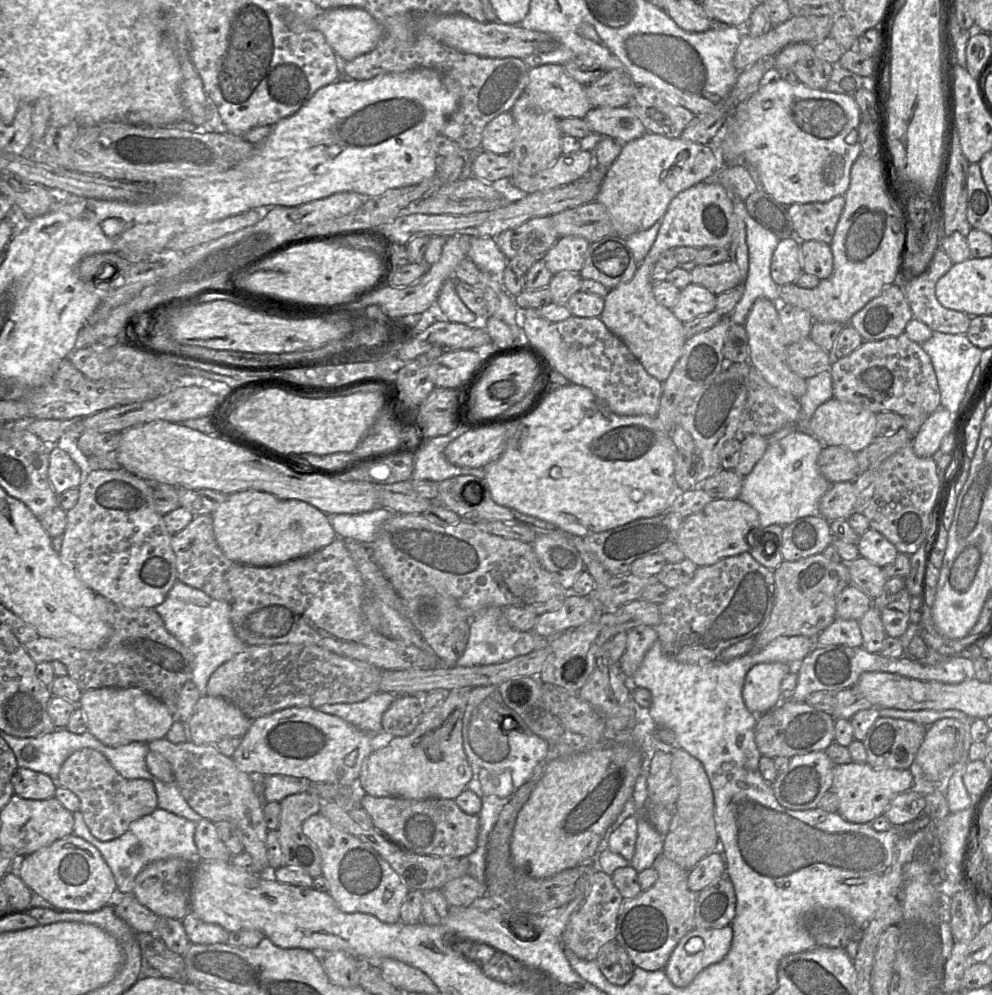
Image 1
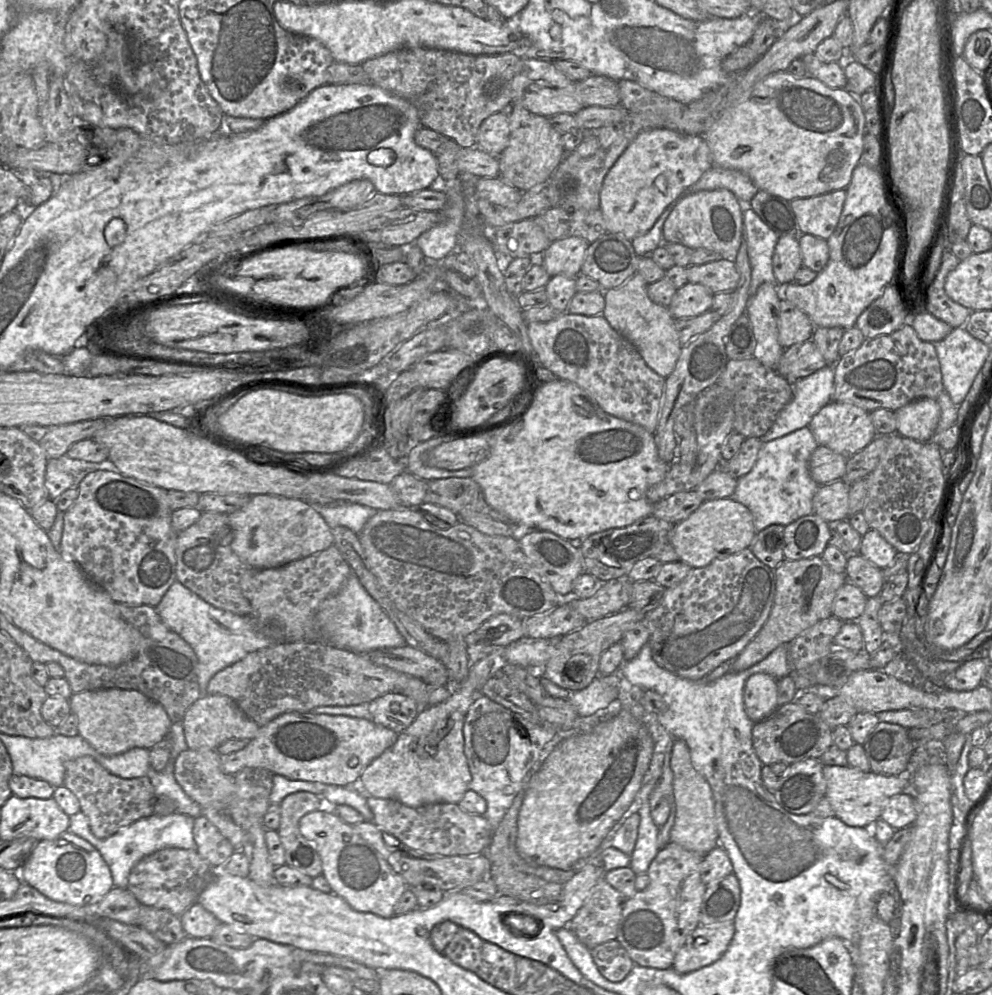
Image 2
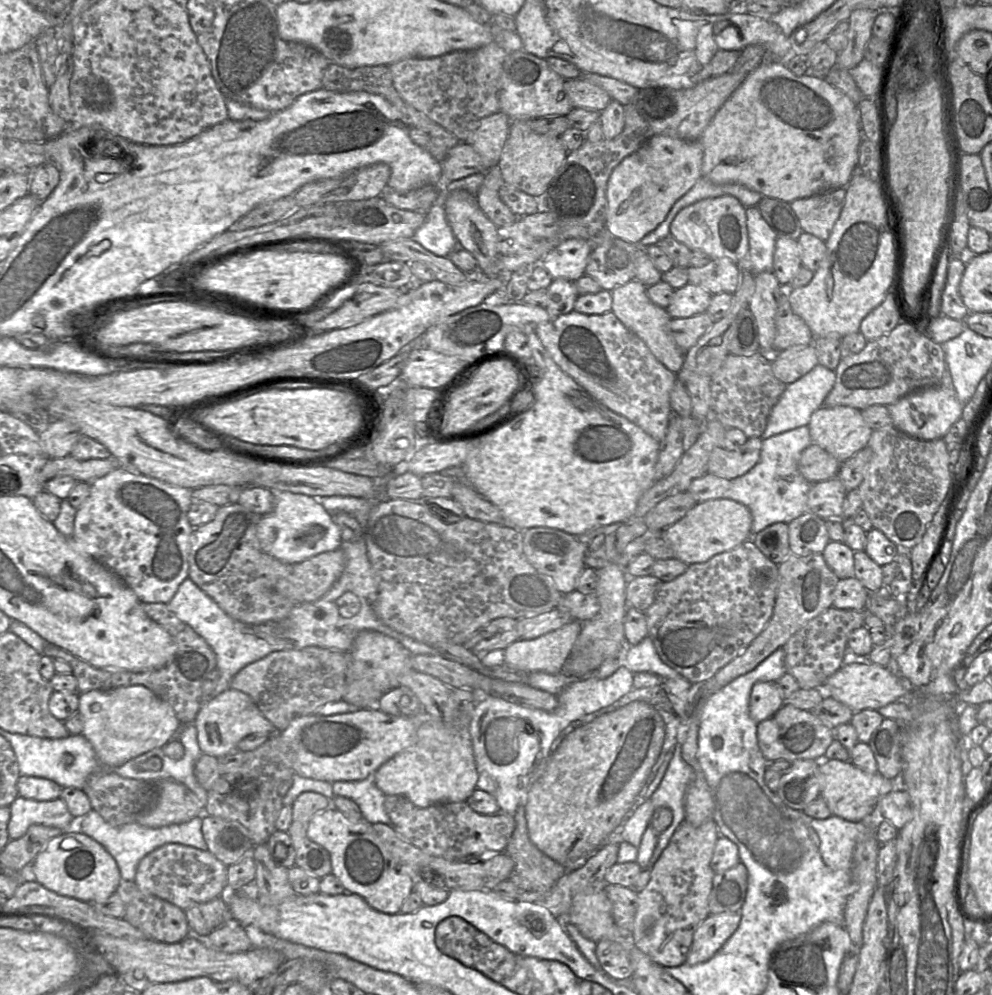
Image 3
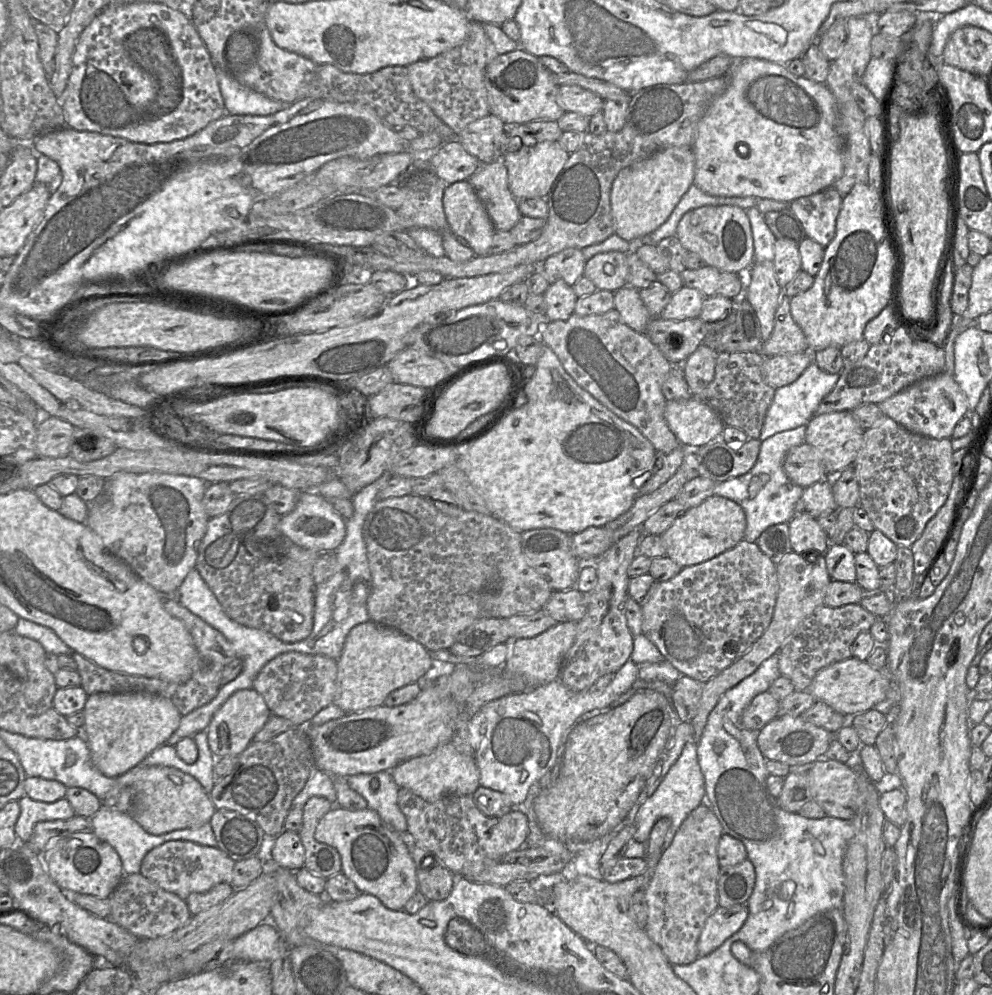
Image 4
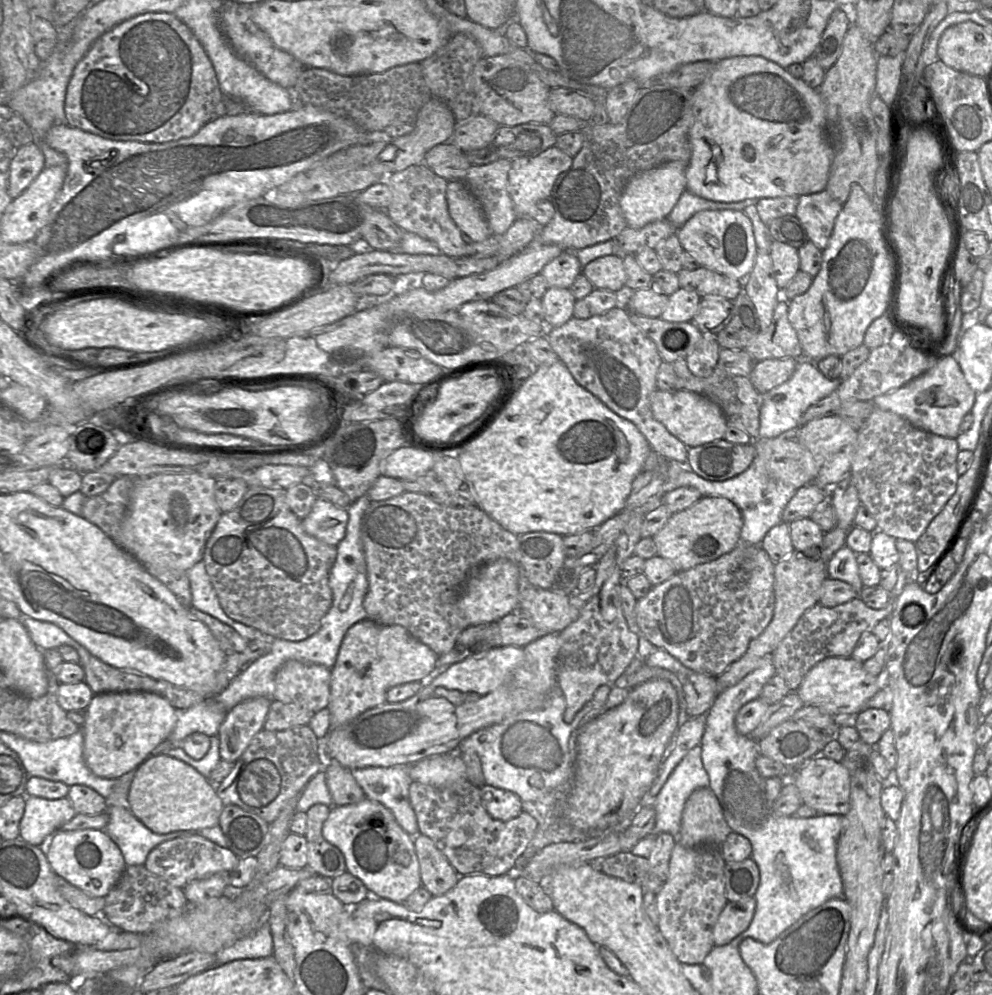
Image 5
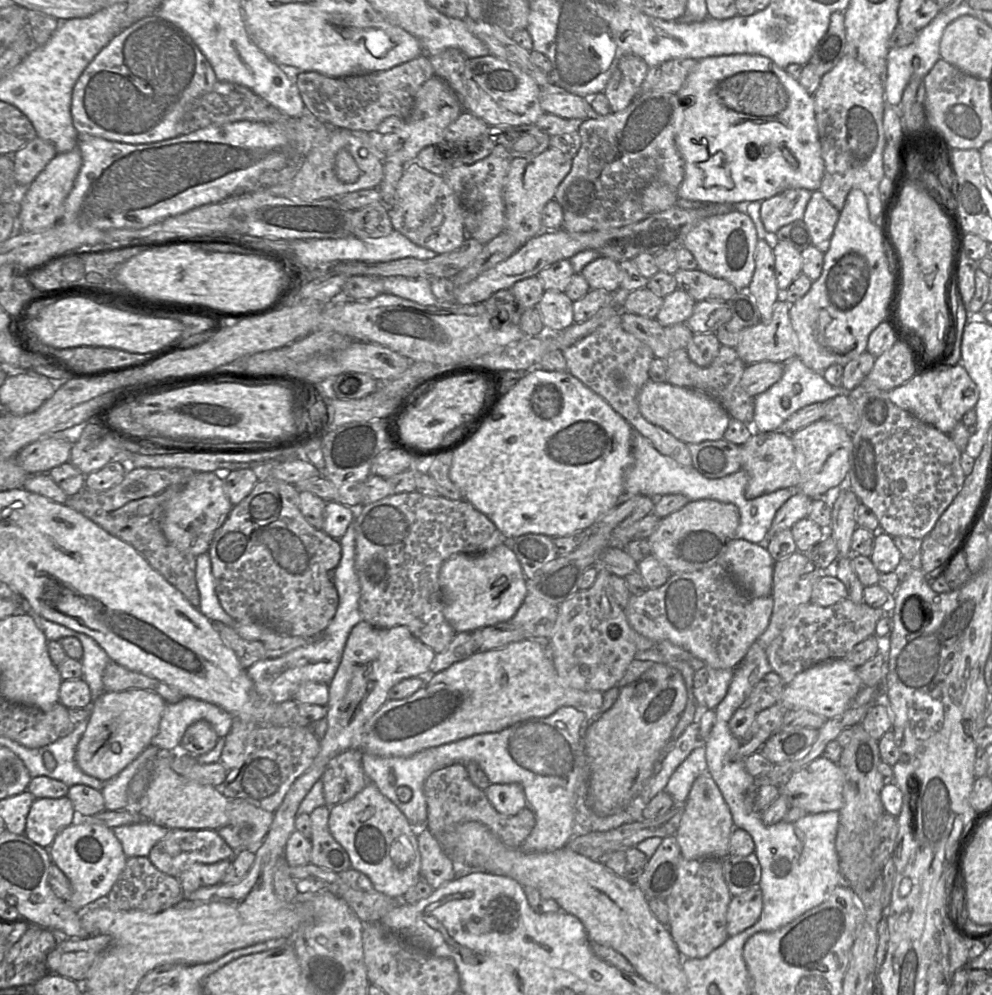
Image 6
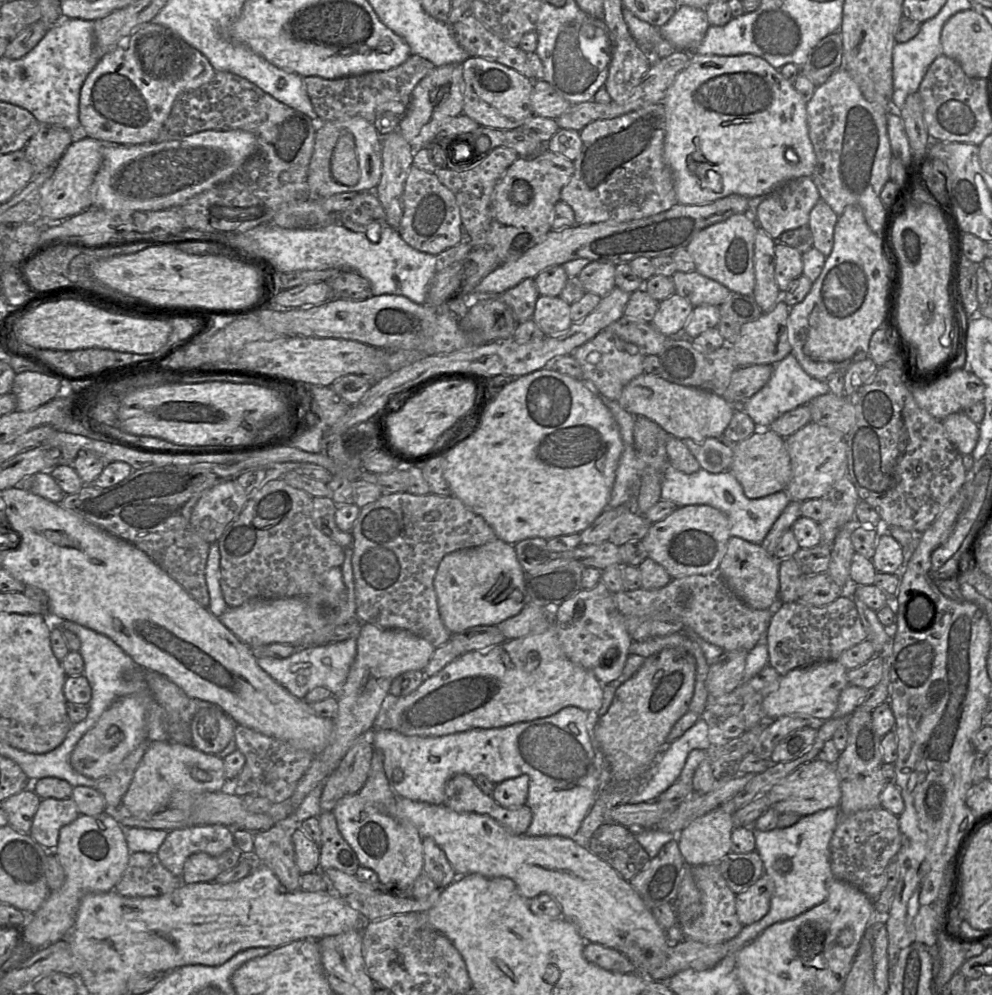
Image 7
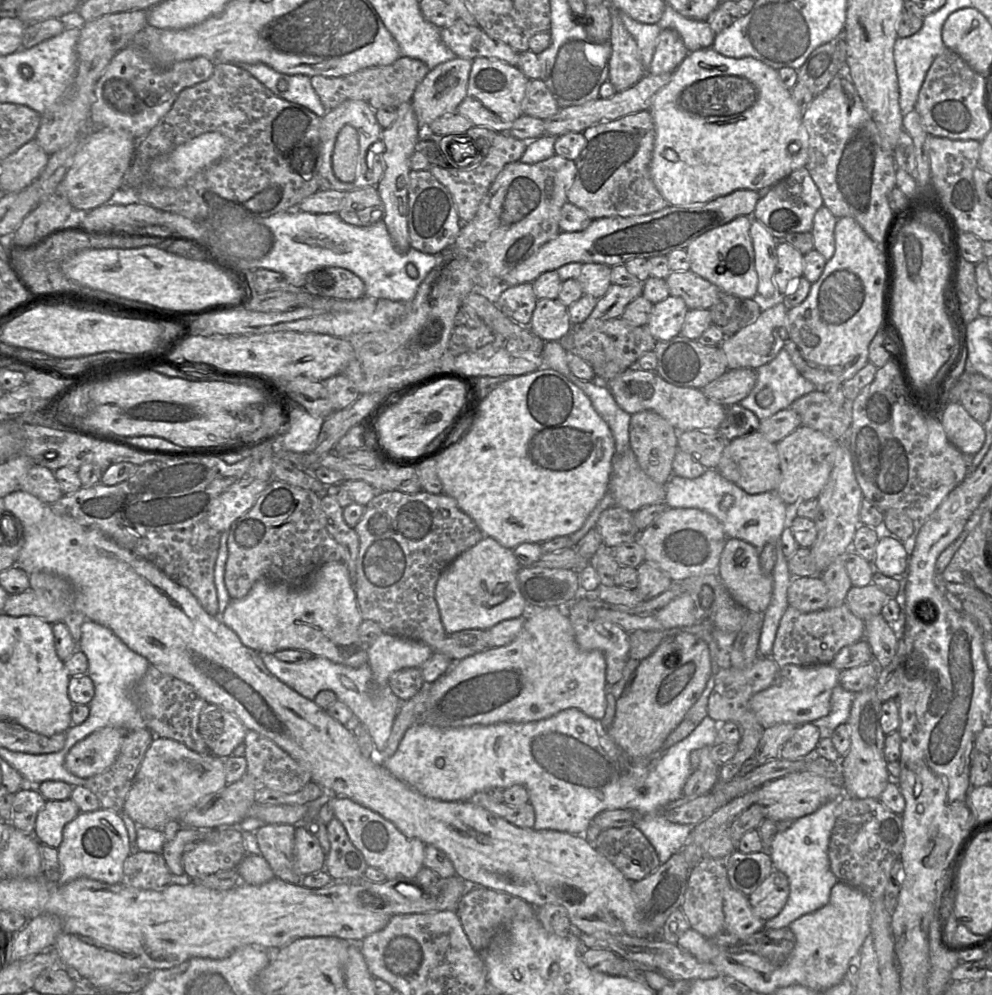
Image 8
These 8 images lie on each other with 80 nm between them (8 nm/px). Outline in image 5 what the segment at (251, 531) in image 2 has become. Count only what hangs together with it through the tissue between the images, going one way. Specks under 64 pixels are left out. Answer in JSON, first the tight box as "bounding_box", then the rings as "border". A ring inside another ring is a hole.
{"bounding_box":[301,498,348,546],"border":[[[318,498],[314,503],[311,512],[301,522],[307,534],[328,545],[337,546],[346,534],[348,511],[347,508],[338,507],[327,500]]]}

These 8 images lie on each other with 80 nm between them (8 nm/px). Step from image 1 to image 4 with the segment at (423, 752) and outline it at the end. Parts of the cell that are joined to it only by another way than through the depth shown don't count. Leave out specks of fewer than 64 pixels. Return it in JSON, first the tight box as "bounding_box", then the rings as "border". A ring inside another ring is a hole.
{"bounding_box":[391,742,480,802],"border":[[[452,742],[439,746],[428,755],[408,759],[391,770],[399,788],[407,788],[428,802],[447,795],[473,795],[479,787],[480,774],[474,756],[460,753]]]}

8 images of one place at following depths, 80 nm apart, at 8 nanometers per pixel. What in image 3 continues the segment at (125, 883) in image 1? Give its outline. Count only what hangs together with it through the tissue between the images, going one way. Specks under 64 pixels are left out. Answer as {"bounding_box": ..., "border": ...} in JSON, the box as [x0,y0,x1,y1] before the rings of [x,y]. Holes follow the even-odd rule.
{"bounding_box":[79,810,207,881],"border":[[[91,810],[79,819],[79,833],[85,834],[101,844],[114,858],[119,868],[122,881],[134,881],[139,862],[149,853],[167,844],[182,844],[199,850],[207,850],[201,826],[202,817],[195,817],[188,822],[147,828],[138,823],[129,823],[120,827],[108,824],[97,812]]]}

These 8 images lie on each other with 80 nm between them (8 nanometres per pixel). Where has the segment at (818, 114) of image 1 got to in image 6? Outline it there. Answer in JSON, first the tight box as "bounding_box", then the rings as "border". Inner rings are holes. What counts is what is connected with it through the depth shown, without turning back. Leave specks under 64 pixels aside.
{"bounding_box":[675,54,824,207],"border":[[[748,54],[703,58],[676,94],[684,113],[675,137],[684,161],[679,198],[742,207],[788,189],[820,189],[824,161],[814,98],[769,58]]]}

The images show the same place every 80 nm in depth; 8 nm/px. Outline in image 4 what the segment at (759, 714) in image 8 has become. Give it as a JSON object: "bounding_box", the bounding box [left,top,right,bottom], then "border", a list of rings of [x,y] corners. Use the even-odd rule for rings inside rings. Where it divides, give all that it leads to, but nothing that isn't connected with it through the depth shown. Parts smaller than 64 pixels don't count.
{"bounding_box":[808,656,892,717],"border":[[[851,656],[821,669],[813,679],[808,691],[816,701],[824,702],[846,717],[852,717],[872,709],[877,703],[884,700],[891,686],[892,680],[885,671],[873,669],[866,661]]]}

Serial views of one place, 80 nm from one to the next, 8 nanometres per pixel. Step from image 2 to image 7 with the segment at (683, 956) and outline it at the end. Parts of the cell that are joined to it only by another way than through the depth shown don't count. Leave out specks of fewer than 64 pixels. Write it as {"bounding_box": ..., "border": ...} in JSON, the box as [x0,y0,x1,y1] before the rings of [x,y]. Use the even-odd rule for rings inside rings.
{"bounding_box":[735,874,773,926],"border":[[[763,874],[749,888],[736,894],[735,907],[739,922],[749,926],[763,918],[769,911],[773,892],[772,879]]]}

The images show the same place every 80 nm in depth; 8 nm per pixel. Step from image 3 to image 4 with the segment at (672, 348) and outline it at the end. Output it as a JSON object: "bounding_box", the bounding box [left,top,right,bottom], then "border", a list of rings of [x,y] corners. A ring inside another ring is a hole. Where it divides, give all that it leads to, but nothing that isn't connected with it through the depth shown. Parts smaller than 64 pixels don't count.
{"bounding_box":[614,285,653,333],"border":[[[626,285],[614,292],[614,309],[616,309],[624,323],[638,333],[646,333],[646,327],[653,318],[643,304],[639,290]]]}

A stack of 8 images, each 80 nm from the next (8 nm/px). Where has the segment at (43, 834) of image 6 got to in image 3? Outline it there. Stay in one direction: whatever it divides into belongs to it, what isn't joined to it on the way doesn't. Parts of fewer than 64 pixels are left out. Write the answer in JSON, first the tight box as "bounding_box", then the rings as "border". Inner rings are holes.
{"bounding_box":[7,796,74,840],"border":[[[18,796],[9,806],[7,830],[10,840],[21,838],[32,825],[65,829],[74,825],[74,817],[64,800],[36,801]]]}

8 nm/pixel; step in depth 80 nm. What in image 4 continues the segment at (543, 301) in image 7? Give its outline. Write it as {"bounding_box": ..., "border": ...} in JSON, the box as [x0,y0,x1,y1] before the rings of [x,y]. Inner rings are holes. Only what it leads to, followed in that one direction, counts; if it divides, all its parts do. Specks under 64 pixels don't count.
{"bounding_box":[543,281,577,322],"border":[[[564,281],[550,284],[543,295],[545,315],[549,322],[566,320],[574,313],[577,296],[572,286]]]}

